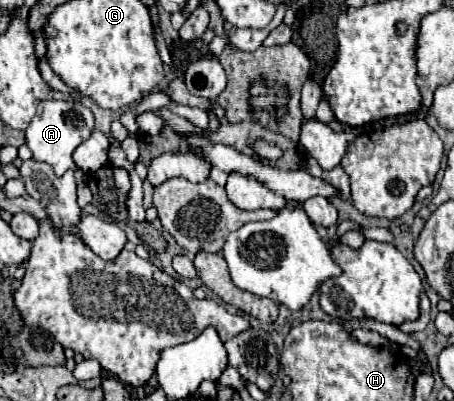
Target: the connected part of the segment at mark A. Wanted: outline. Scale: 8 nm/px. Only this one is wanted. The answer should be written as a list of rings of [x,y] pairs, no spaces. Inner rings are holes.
[[[47,100],[47,102],[39,102],[37,106],[37,114],[31,120],[29,128],[25,130],[27,136],[27,146],[33,152],[33,158],[39,162],[47,162],[53,166],[55,174],[61,176],[65,170],[73,168],[75,170],[75,178],[77,184],[83,182],[83,172],[77,170],[71,154],[73,150],[91,136],[93,132],[93,112],[89,108],[85,108],[79,102],[57,102],[57,100]]]

